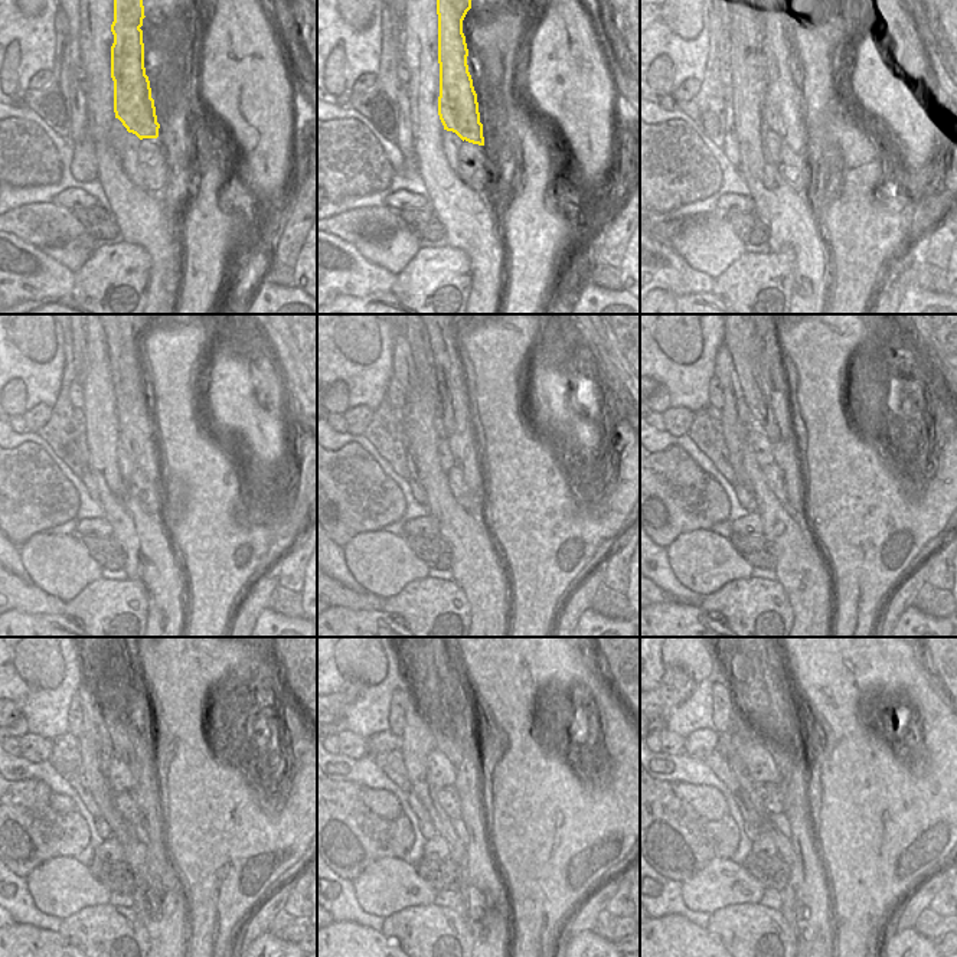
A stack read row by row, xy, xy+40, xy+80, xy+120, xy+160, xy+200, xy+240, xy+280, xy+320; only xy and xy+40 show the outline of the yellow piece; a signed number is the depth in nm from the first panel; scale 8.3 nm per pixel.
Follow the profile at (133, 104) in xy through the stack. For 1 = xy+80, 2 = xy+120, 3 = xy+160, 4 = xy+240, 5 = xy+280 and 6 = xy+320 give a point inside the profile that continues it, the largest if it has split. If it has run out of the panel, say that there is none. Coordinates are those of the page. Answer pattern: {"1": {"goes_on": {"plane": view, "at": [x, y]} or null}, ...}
{"1": {"goes_on": {"plane": "xy+80", "at": [781, 111]}}, "2": {"goes_on": {"plane": "xy+120", "at": [136, 433]}}, "3": {"goes_on": {"plane": "xy+160", "at": [453, 395]}}, "4": {"goes_on": {"plane": "xy+240", "at": [160, 869]}}, "5": {"goes_on": {"plane": "xy+280", "at": [482, 878]}}, "6": {"goes_on": {"plane": "xy+320", "at": [806, 905]}}}

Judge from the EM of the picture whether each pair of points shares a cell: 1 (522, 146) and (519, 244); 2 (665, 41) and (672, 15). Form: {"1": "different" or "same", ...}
{"1": "same", "2": "different"}

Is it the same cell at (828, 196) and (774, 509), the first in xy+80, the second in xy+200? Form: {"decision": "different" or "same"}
{"decision": "different"}

